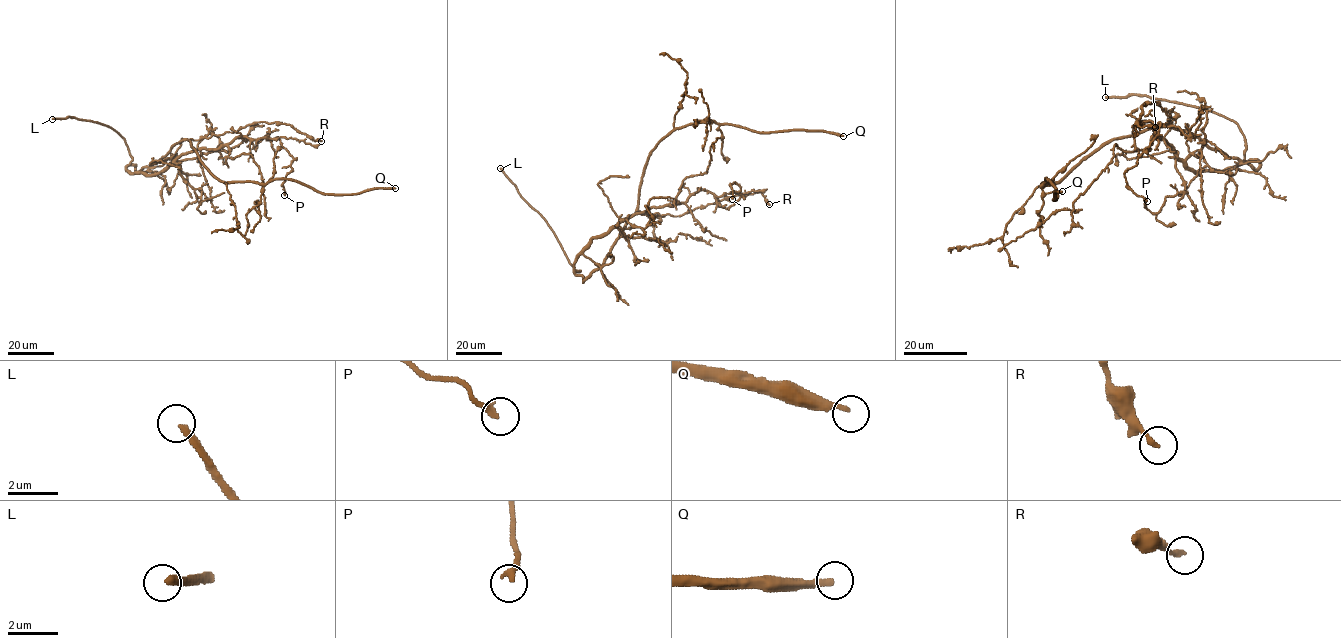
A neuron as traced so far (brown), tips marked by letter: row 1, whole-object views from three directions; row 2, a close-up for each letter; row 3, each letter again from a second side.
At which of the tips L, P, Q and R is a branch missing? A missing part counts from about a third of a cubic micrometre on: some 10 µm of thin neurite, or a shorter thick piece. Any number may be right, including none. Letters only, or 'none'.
L

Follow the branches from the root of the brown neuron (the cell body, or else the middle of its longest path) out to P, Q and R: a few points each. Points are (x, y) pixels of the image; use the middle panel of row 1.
P: (636, 207), (649, 216), (653, 207), (707, 190), (727, 209), (741, 196), (734, 182), (732, 199)
Q: (636, 207), (649, 152), (676, 128), (715, 121), (757, 132), (820, 130), (843, 136)
R: (636, 207), (642, 214), (682, 216), (696, 207), (757, 191), (769, 204)

